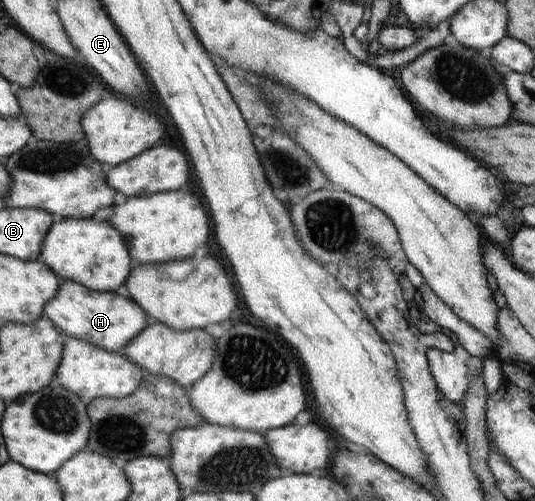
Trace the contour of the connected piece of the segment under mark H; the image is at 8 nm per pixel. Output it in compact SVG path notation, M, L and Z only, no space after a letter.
M70 279L59 284L58 295L50 299L45 312L45 316L65 336L89 341L91 345L113 352L129 347L149 319L143 309L122 291L93 291Z

